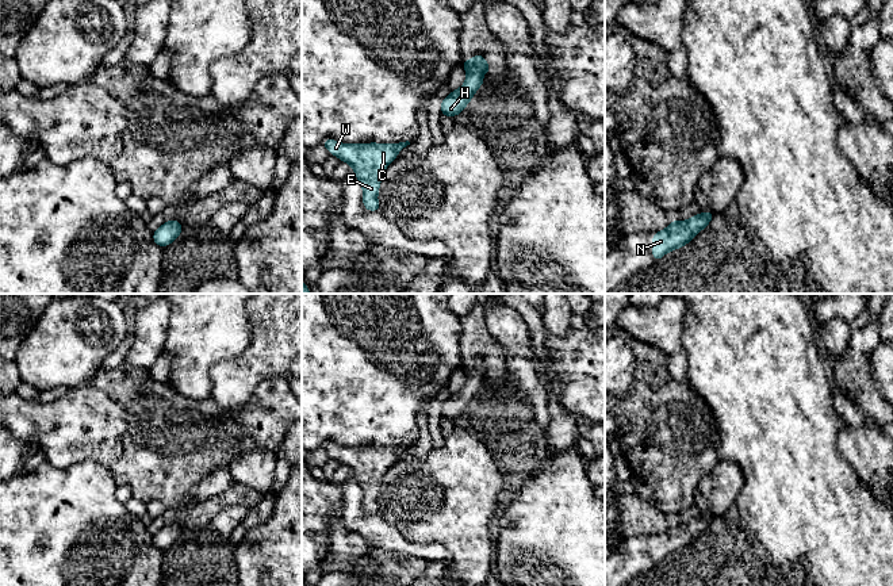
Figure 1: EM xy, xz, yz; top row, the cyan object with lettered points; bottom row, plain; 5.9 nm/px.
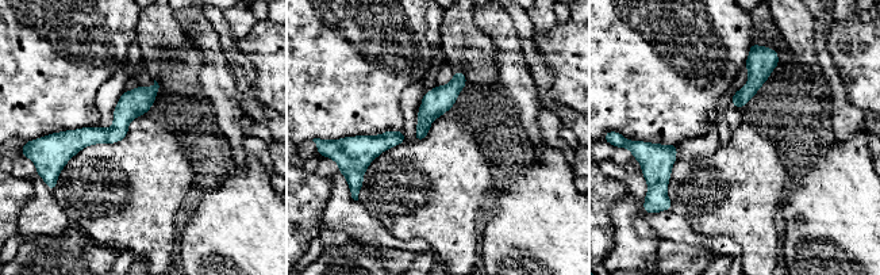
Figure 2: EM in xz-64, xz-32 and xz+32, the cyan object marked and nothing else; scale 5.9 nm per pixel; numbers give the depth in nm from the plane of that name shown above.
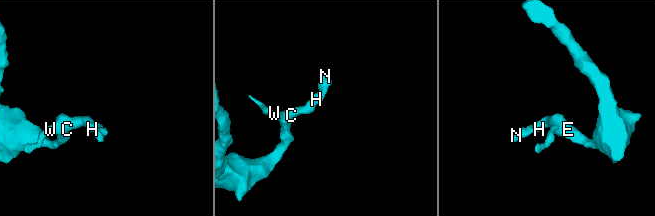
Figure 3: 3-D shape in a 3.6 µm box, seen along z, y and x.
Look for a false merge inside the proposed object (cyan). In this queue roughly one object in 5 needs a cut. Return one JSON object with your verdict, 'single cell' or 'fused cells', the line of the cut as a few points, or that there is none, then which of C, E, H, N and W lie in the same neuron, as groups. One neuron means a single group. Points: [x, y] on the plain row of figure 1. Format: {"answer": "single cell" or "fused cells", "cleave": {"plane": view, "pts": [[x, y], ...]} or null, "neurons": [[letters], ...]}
{"answer": "single cell", "cleave": null, "neurons": [["C", "E", "H", "N", "W"]]}

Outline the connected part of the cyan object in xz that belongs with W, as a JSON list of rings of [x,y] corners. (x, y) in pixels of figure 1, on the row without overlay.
[[[327,441],[321,448],[323,448],[331,459],[338,460],[342,466],[348,466],[353,471],[354,479],[363,490],[364,512],[368,514],[380,514],[377,497],[383,475],[410,445],[340,447]]]

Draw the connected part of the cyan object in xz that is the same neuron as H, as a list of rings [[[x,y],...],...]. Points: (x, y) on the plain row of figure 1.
[[[483,357],[474,359],[471,363],[463,364],[461,368],[467,376],[467,383],[459,392],[452,394],[442,402],[441,418],[455,421],[457,417],[461,417],[475,395],[484,386],[483,378],[491,375],[491,369],[487,367]]]

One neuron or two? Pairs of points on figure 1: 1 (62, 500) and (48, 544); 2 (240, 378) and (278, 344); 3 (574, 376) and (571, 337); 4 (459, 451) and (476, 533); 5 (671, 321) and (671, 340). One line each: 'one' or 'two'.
1: one
2: one
3: one
4: one
5: one

